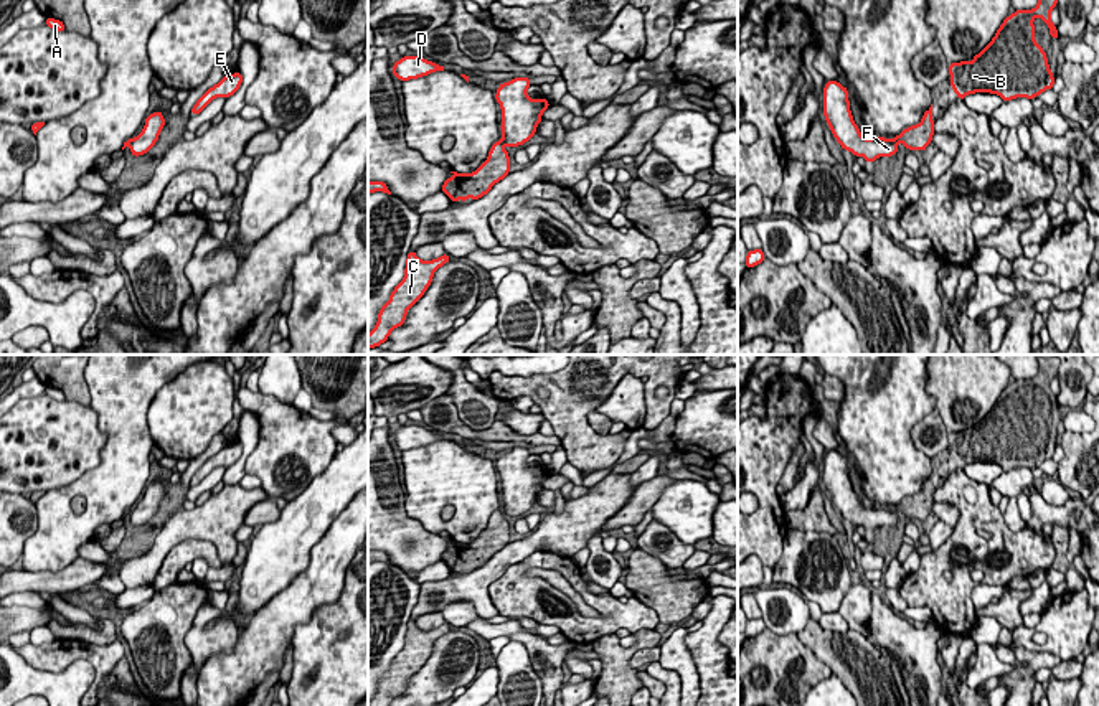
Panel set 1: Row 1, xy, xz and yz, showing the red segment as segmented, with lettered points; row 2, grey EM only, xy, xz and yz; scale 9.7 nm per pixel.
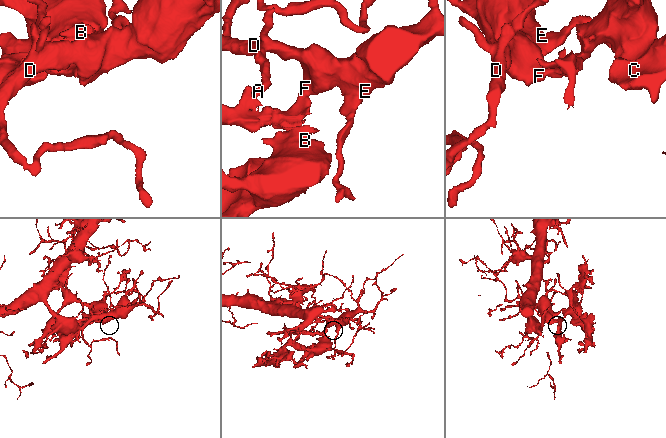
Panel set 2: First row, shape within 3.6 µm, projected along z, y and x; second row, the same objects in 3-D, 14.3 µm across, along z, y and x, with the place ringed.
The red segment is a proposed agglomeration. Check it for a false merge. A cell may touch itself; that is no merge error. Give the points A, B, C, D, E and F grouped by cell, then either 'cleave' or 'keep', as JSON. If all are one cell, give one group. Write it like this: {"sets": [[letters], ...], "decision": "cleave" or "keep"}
{"sets": [["A", "D", "E", "F"], ["B", "C"]], "decision": "cleave"}

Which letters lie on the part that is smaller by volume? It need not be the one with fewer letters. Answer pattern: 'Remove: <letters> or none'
Remove: B, C

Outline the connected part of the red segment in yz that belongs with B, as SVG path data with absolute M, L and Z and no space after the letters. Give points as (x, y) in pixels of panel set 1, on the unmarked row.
M1038 356L1038 373L1031 379L1015 379L997 399L992 411L972 431L949 432L950 457L964 470L967 464L990 462L1003 472L1035 468L1053 459L1054 445L1041 414L1035 411L1033 389L1040 386L1049 406L1059 409L1049 384L1058 374L1059 358Z

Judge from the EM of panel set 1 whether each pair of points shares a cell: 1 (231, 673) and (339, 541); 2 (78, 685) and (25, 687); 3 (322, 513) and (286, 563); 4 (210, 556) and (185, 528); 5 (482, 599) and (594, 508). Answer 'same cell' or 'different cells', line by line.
1: same cell
2: same cell
3: same cell
4: different cells
5: same cell

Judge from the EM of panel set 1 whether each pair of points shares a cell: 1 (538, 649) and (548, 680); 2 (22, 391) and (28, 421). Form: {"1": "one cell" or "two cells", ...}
{"1": "one cell", "2": "two cells"}

